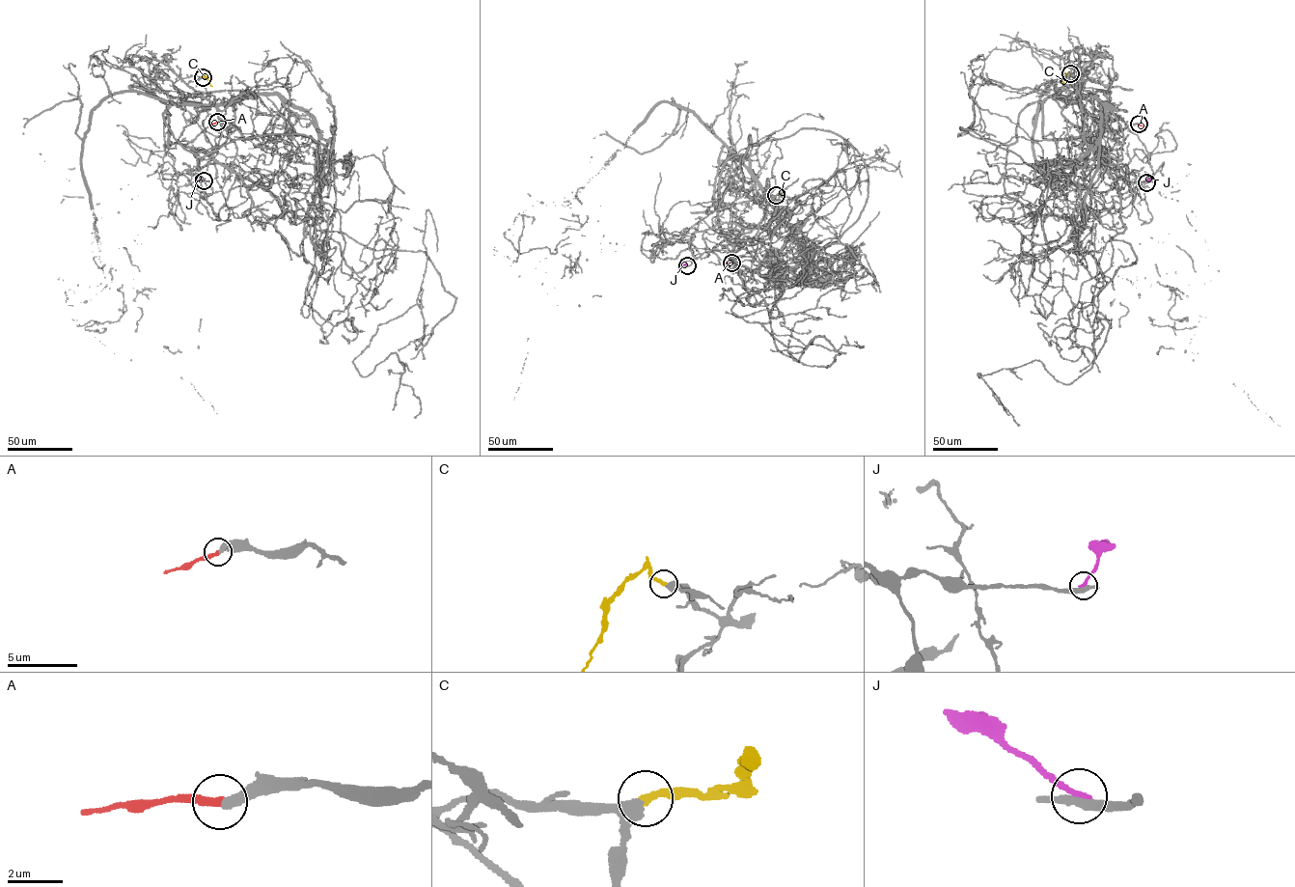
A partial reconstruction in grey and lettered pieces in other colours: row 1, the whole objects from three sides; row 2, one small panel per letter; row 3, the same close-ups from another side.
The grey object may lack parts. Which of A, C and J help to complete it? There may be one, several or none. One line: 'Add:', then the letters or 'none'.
Add: A, C

